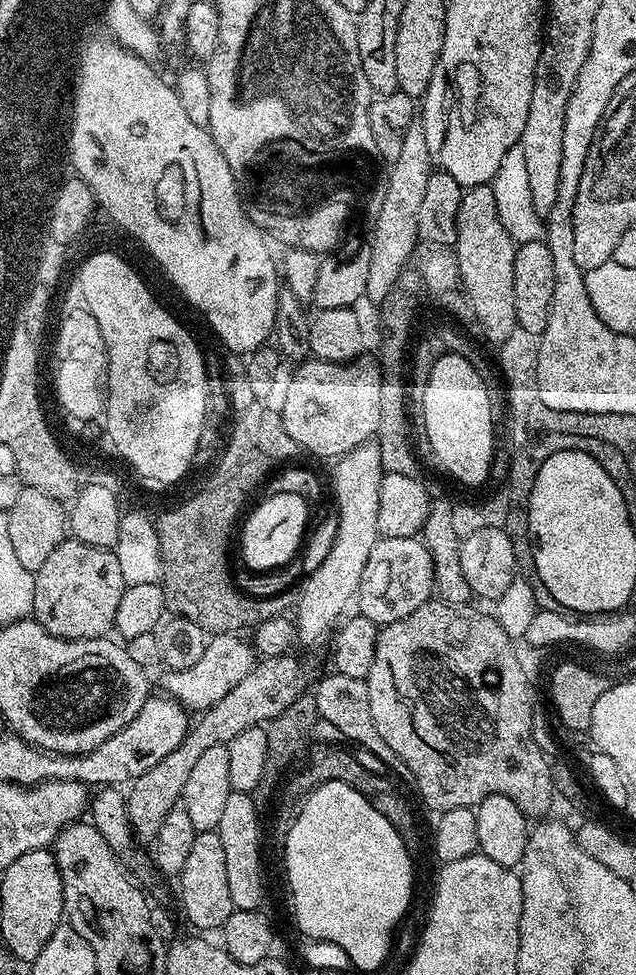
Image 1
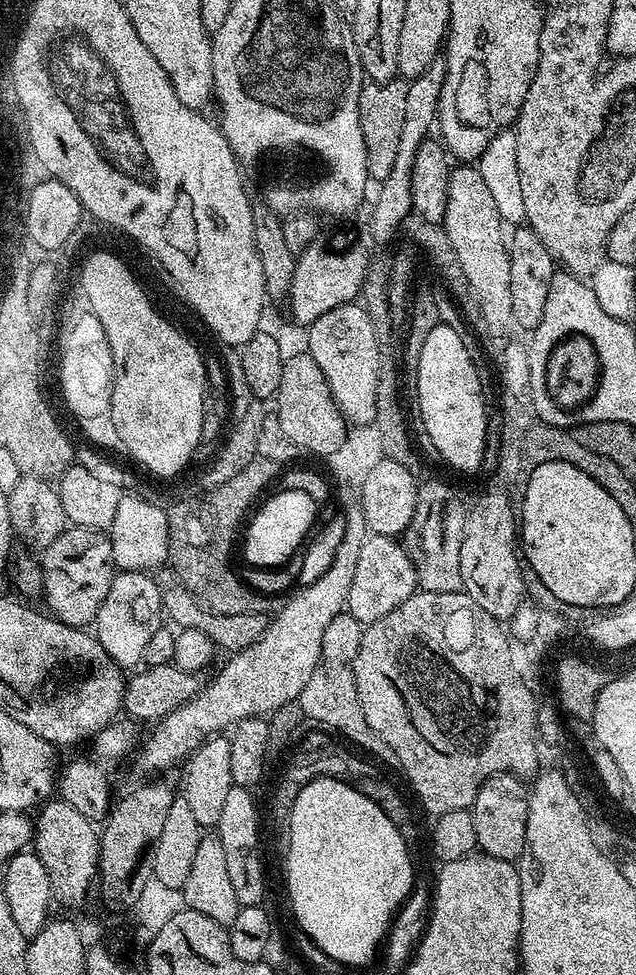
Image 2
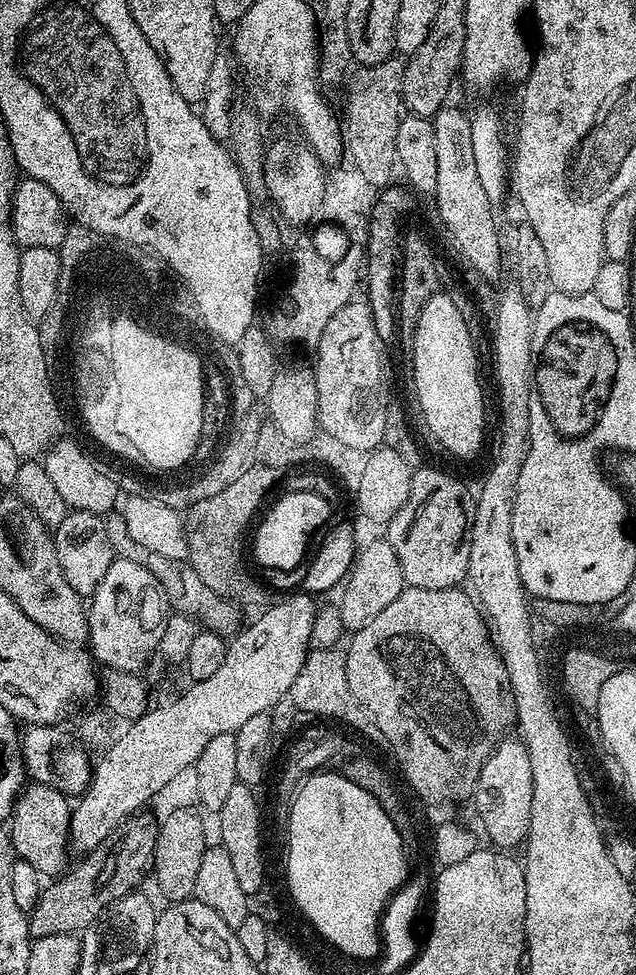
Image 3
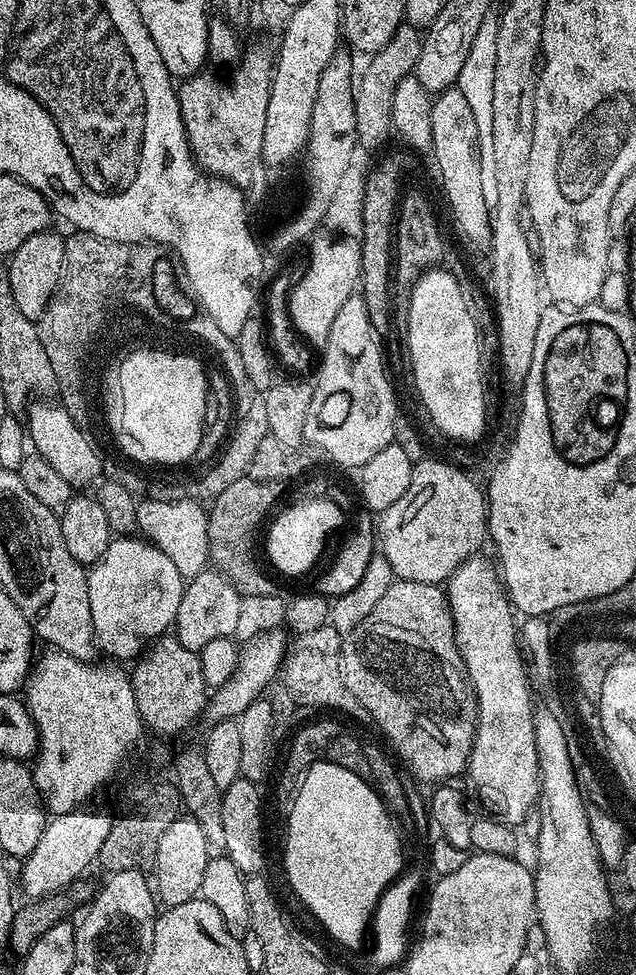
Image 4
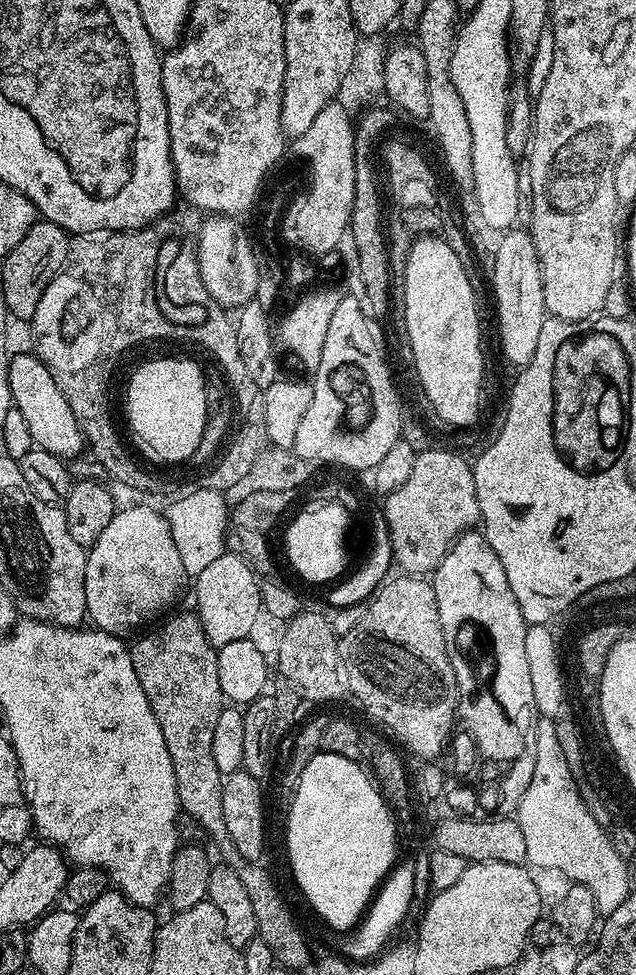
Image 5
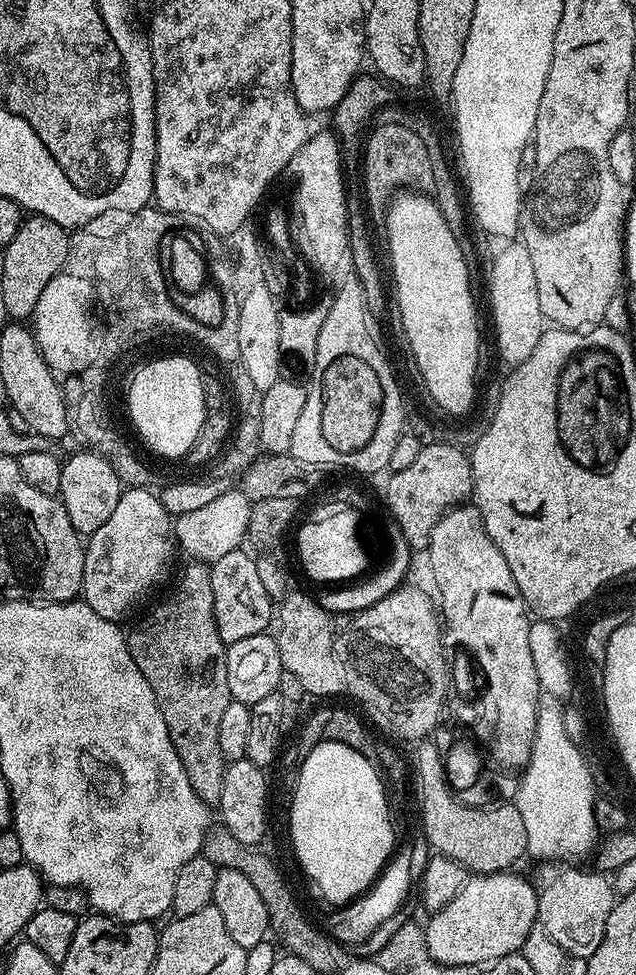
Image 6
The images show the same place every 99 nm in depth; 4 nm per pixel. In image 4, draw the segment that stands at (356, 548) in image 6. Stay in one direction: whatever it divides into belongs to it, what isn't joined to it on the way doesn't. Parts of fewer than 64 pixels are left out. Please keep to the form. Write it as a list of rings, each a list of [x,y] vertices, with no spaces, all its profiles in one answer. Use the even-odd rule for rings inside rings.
[[[327,498],[300,500],[283,508],[271,517],[267,525],[268,560],[284,576],[304,576],[319,562],[332,531],[346,518],[346,512]]]

